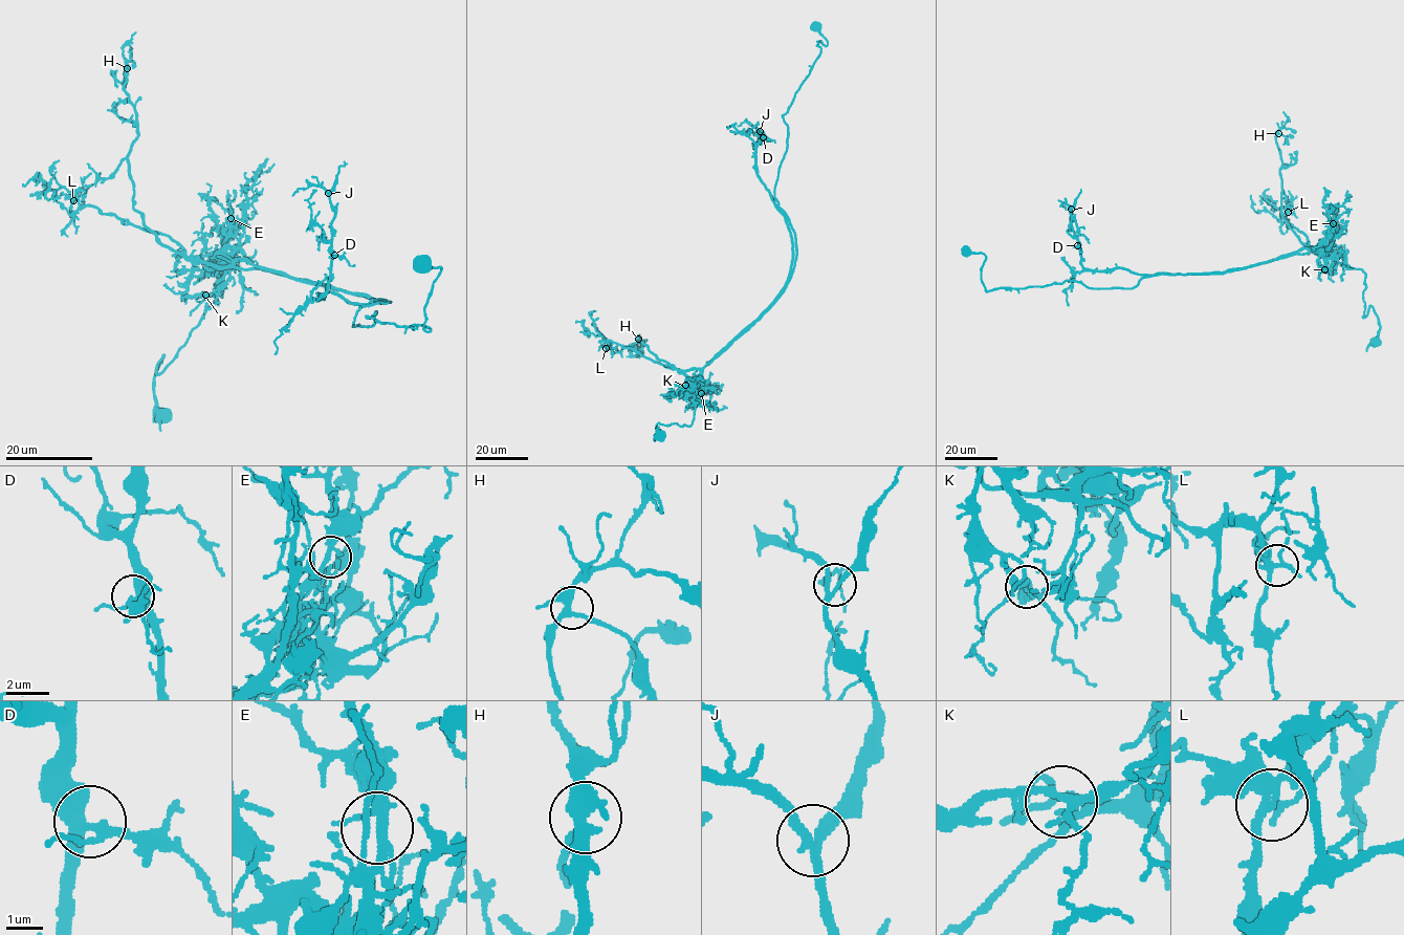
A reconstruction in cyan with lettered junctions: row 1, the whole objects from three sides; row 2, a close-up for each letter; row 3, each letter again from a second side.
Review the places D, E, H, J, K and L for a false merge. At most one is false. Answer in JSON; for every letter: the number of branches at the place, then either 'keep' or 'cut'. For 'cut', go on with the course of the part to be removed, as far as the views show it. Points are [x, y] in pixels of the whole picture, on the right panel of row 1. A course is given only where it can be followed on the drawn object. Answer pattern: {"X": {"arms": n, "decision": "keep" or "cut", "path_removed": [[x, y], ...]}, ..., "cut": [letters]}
{"D": {"arms": 4, "decision": "keep"}, "E": {"arms": 4, "decision": "cut", "path_removed": [[1334, 223], [1307, 253], [1231, 270], [1158, 274], [1131, 288], [1065, 280], [986, 291], [984, 255], [962, 249]]}, "H": {"arms": 4, "decision": "keep"}, "J": {"arms": 3, "decision": "keep"}, "K": {"arms": 6, "decision": "keep"}, "L": {"arms": 5, "decision": "keep"}, "cut": ["E"]}

